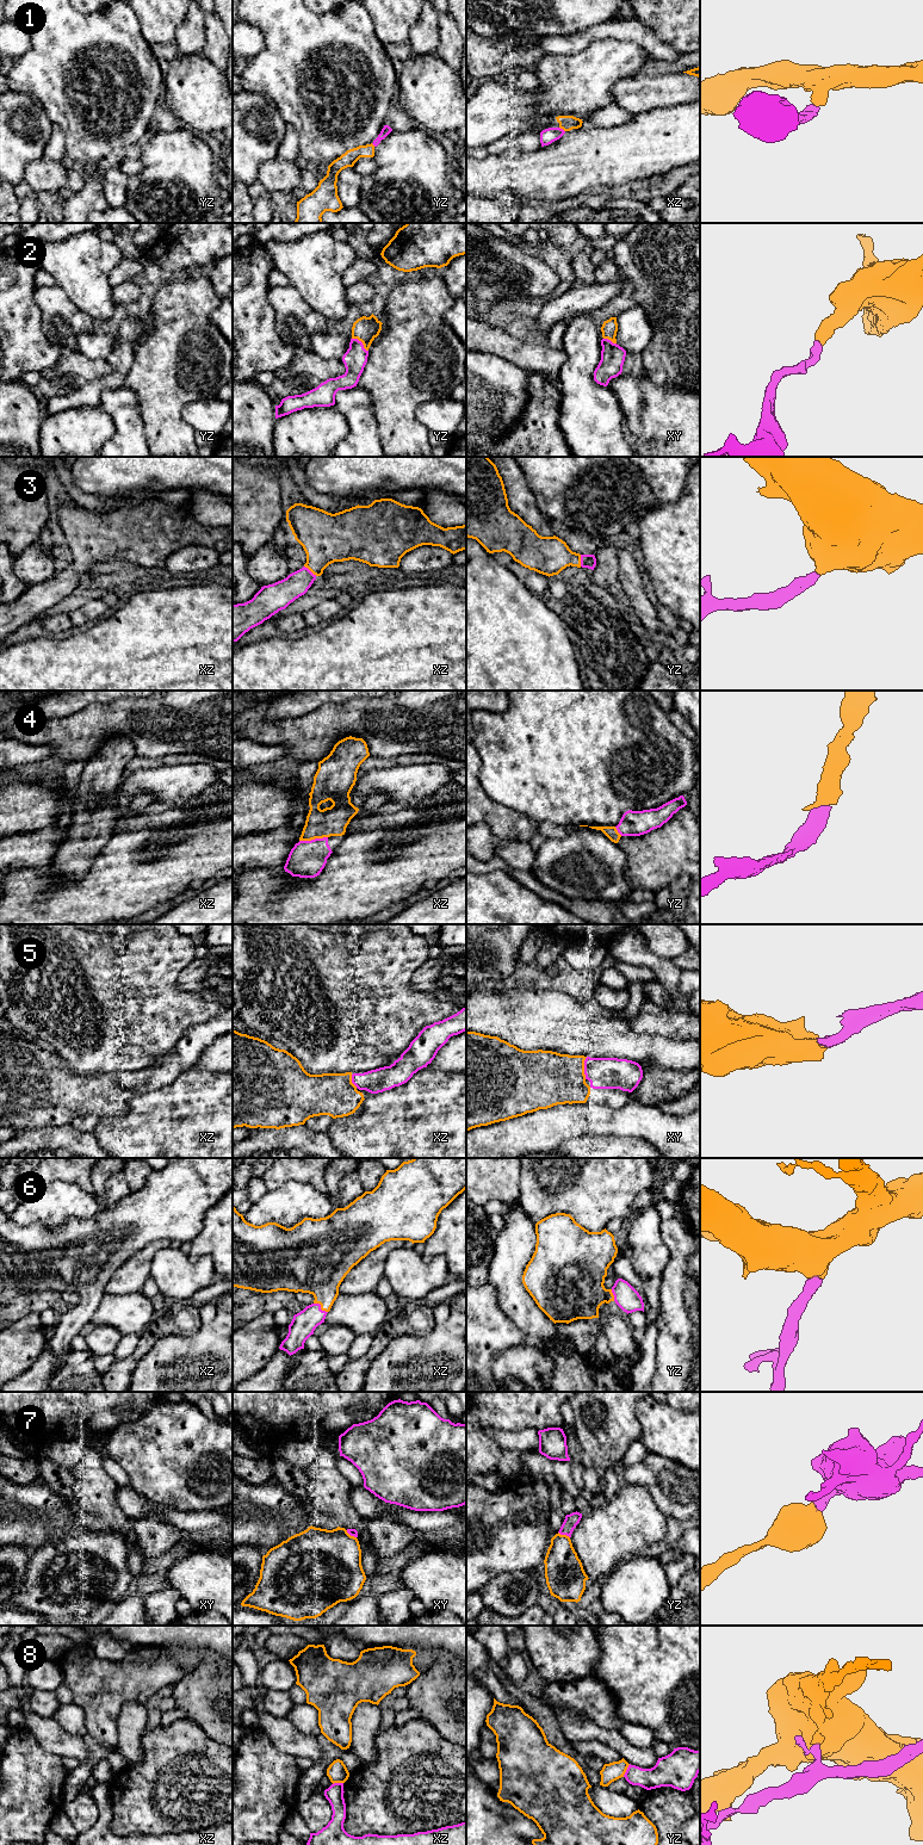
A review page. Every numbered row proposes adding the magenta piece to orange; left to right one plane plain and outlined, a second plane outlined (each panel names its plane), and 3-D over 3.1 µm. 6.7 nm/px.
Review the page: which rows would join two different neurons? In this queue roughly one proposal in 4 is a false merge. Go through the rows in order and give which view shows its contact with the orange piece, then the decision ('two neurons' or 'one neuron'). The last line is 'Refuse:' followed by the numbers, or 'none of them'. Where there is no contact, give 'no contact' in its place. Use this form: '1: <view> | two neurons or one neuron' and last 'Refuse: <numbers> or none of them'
1: xz | one neuron
2: yz | one neuron
3: xz | one neuron
4: xz | one neuron
5: xy | one neuron
6: xz | one neuron
7: yz | one neuron
8: yz | two neurons
Refuse: 8

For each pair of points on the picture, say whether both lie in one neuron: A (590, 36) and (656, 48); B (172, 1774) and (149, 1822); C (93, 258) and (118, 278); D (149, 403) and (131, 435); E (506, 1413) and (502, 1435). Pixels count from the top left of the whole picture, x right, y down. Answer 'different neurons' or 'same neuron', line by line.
A: same neuron
B: same neuron
C: different neurons
D: different neurons
E: different neurons

